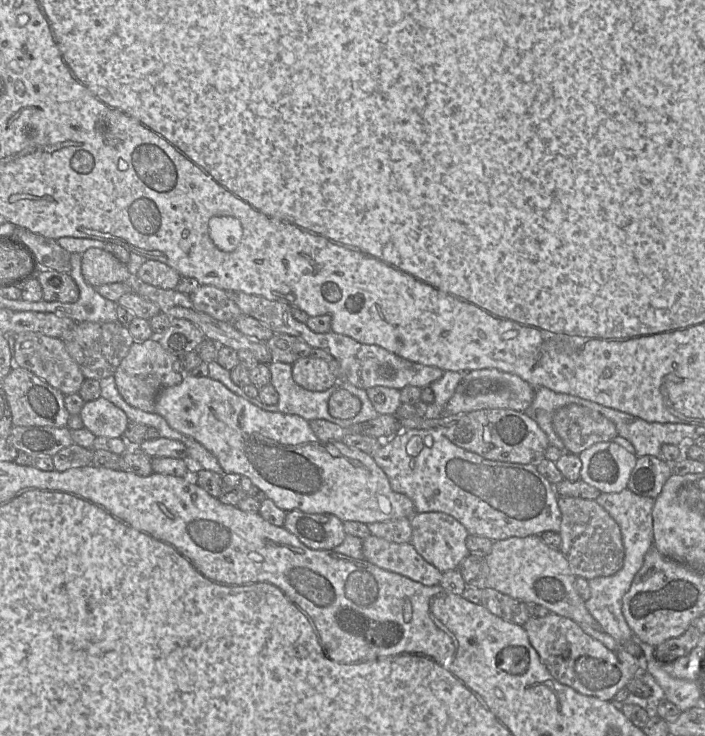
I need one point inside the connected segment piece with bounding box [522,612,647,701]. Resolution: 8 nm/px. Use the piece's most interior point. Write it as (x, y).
(573, 658)

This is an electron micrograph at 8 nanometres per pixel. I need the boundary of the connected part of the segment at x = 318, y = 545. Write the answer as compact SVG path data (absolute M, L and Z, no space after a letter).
M286 513L284 527L304 545L315 550L333 550L346 537L343 522L332 514Z

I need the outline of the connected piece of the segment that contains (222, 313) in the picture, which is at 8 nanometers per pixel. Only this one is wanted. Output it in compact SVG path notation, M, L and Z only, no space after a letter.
M200 285L189 297L196 310L217 320L232 324L242 315L230 293L214 286Z

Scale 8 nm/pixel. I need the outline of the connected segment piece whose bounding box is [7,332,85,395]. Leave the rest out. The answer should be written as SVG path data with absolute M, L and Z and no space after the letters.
M22 332L16 336L7 336L14 365L23 367L40 377L64 395L78 393L85 377L78 364L68 353L61 338L55 338L35 332Z

